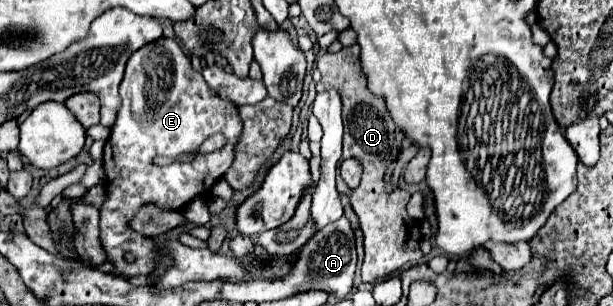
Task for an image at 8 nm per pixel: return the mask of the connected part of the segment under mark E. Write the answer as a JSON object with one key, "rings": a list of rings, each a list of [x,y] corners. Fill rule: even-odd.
{"rings":[[[161,37],[131,55],[131,59],[127,61],[125,77],[121,81],[121,99],[123,99],[123,105],[117,113],[115,125],[111,127],[111,135],[109,135],[109,139],[105,143],[105,151],[103,151],[105,201],[99,207],[99,213],[101,213],[99,239],[107,253],[107,261],[115,265],[113,275],[117,275],[121,279],[131,279],[135,275],[153,273],[157,267],[155,257],[159,253],[159,247],[153,241],[153,237],[141,235],[131,227],[131,221],[133,221],[137,209],[141,205],[151,203],[159,209],[179,211],[197,197],[211,197],[209,191],[211,191],[213,183],[217,183],[217,179],[221,179],[225,175],[225,171],[233,165],[233,151],[235,151],[237,139],[241,137],[243,123],[241,123],[237,105],[221,99],[213,89],[209,89],[203,75],[193,71],[191,61],[183,53],[181,45],[175,39],[167,39],[167,37]],[[213,133],[223,133],[227,137],[227,145],[215,153],[197,153],[201,143]],[[183,155],[193,155],[193,159],[181,161],[179,157],[183,157]],[[155,157],[169,157],[171,163],[157,167],[157,165],[153,165]],[[125,253],[133,253],[137,261],[125,263]]]}

